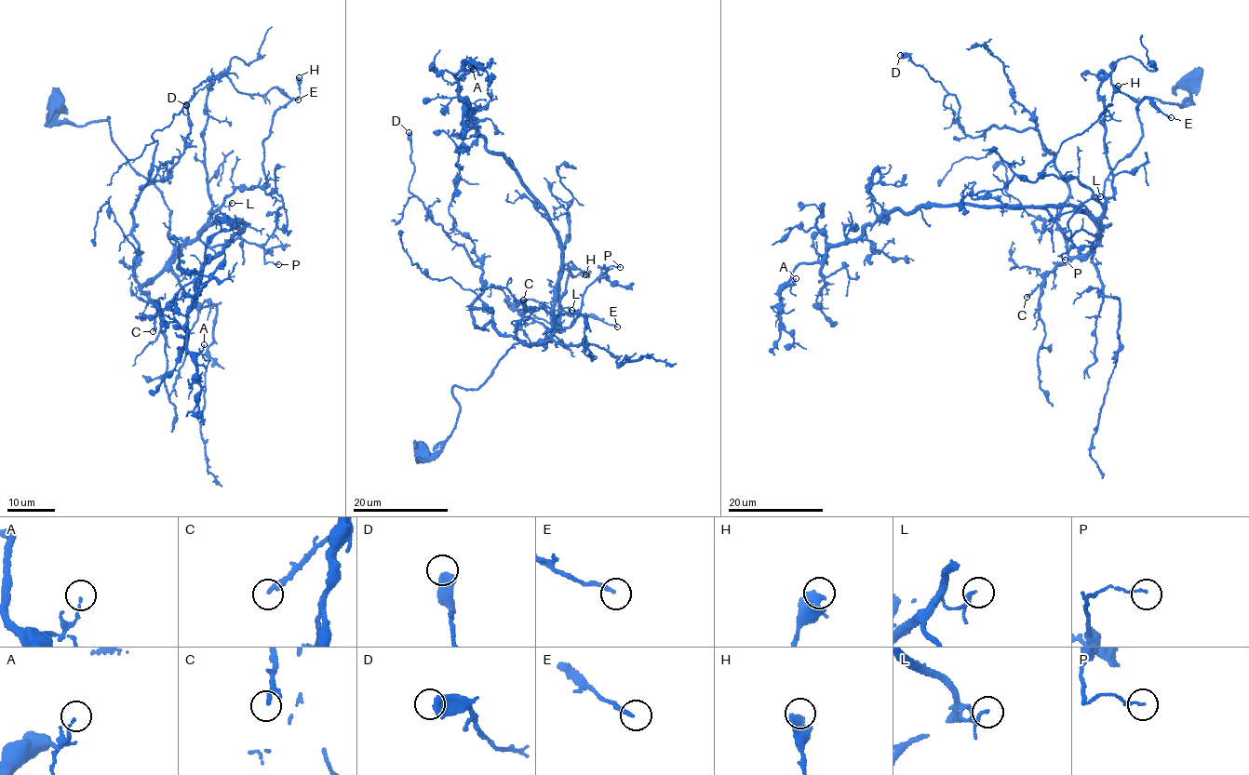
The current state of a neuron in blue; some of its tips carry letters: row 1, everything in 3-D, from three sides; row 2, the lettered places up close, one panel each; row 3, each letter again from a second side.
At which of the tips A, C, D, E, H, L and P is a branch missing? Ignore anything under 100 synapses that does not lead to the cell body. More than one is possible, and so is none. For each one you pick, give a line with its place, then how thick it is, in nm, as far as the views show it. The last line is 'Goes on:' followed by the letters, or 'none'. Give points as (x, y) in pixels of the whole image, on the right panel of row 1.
Goes on: none

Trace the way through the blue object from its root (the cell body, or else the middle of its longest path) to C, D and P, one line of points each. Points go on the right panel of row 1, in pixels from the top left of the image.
C: (1193, 82), (1179, 107), (1140, 101), (1143, 134), (1105, 181), (1100, 236), (1027, 297)
D: (1193, 82), (1140, 101), (1071, 257), (1040, 133), (970, 137), (900, 55)
P: (1193, 82), (1191, 100), (1179, 107), (1140, 101), (1143, 134), (1105, 181), (1100, 235), (1076, 232), (1065, 260)

